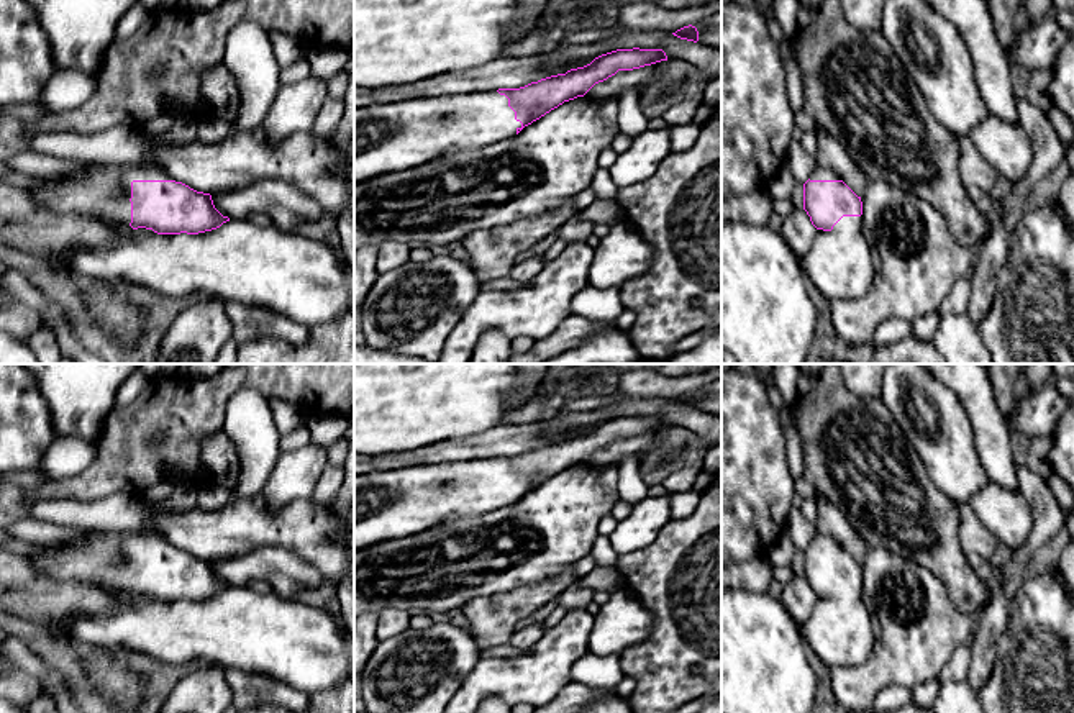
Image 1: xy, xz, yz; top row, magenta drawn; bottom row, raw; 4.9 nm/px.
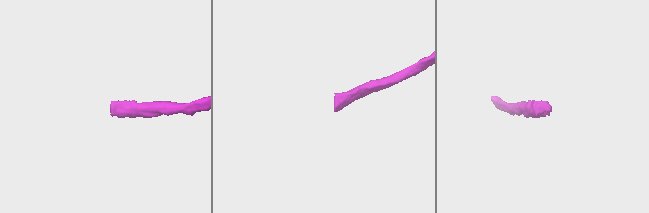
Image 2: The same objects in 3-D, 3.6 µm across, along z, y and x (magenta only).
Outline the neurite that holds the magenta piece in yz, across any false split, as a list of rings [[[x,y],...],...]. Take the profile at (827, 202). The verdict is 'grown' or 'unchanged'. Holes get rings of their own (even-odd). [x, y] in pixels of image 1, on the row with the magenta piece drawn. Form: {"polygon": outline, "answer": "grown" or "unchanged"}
{"polygon": [[[817,166],[803,184],[803,210],[817,228],[810,249],[802,256],[803,274],[830,302],[854,300],[869,292],[874,264],[862,231],[862,202],[831,169]]], "answer": "grown"}

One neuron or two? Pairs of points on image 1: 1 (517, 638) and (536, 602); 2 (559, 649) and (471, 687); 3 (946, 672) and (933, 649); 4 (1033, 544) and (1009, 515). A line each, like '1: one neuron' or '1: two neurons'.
1: two neurons
2: one neuron
3: two neurons
4: two neurons

